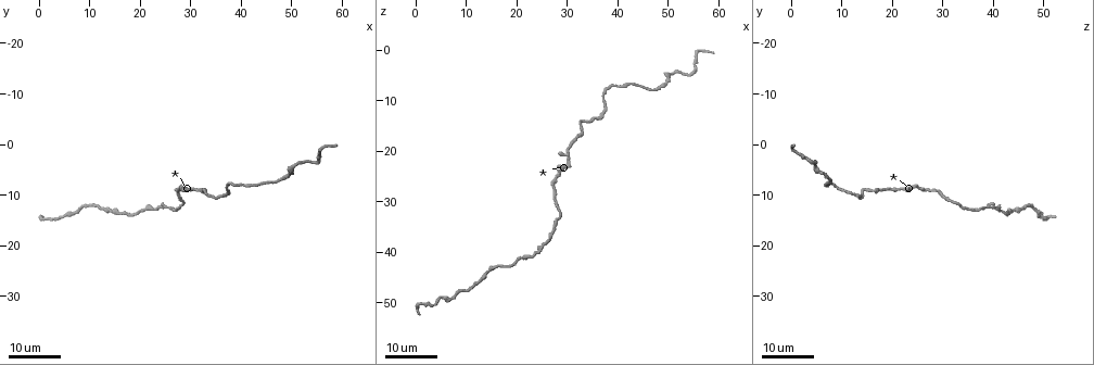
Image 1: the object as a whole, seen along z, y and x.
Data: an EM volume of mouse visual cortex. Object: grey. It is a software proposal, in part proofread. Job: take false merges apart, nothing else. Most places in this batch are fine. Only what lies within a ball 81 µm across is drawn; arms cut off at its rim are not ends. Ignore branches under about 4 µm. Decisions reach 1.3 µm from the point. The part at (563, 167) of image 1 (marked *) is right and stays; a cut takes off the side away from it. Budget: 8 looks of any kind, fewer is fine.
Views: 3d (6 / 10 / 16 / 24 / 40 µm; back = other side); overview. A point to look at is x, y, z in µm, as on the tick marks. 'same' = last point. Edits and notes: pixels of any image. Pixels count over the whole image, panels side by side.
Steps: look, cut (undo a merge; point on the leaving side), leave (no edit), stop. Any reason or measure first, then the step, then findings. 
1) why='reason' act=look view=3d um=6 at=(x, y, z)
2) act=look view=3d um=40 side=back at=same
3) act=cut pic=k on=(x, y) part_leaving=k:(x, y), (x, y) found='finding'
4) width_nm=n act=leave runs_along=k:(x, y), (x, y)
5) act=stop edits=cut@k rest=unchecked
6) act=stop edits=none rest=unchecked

why='sudden change in width' act=look view=3d um=24 at=(33.0, 9.0, 15.5)

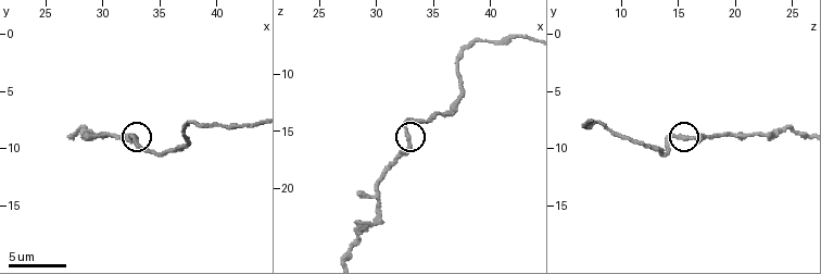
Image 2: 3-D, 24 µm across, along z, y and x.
why='zoom in' act=look view=3d um=10 at=(32.8, 9.0, 16.0)

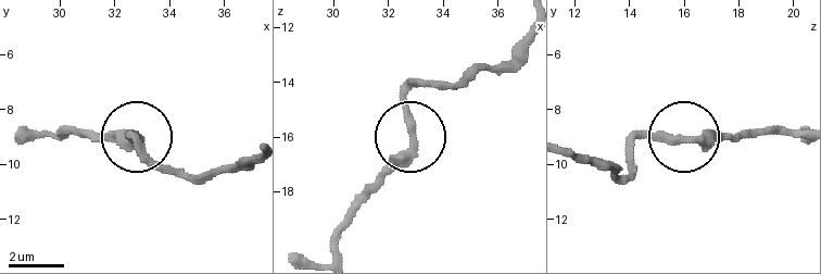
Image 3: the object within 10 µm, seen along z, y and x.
act=leave runs_along=3:(336, 252), (348, 210), (411, 140), (413, 79) found='one cell here'

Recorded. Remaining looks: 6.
why='calibre changes' act=look view=3d um=16 at=(47.0, 7.5, 7.5)

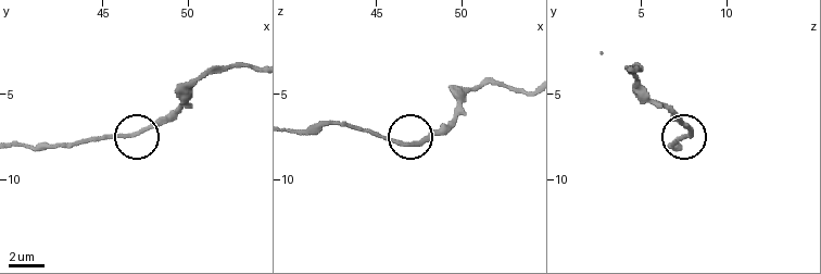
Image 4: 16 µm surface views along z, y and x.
act=look view=3d um=10 at=(47.2, 7.2, 8.0)

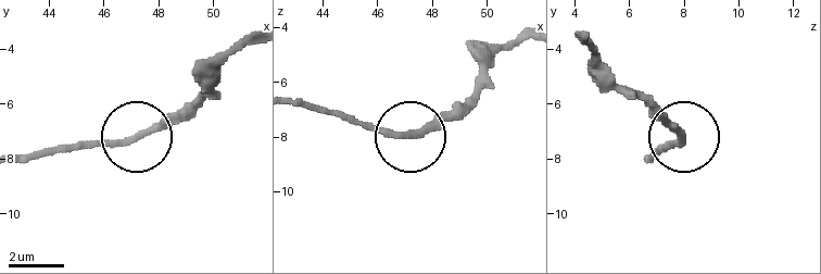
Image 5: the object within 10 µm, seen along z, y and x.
act=leave runs_along=5:(19, 157), (159, 131), (198, 96) found='all the same cell'

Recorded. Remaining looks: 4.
why='thick turns thin' act=look view=3d um=16 at=(5.0, 14.0, 49.0)

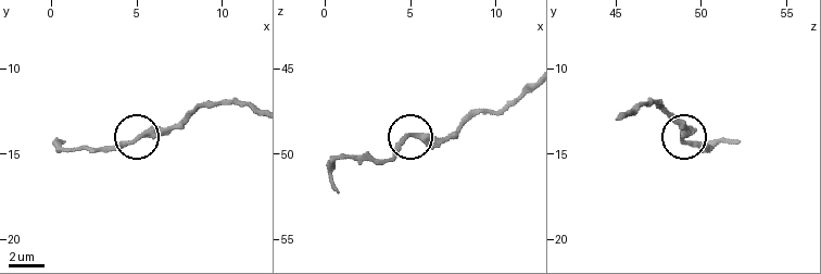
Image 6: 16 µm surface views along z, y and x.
act=look view=3d um=10 at=(5.3, 14.0, 49.0)

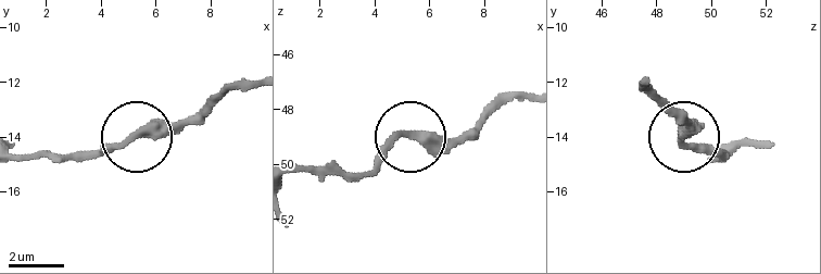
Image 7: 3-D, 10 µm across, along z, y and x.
act=leave runs_along=7:(528, 91), (507, 94), (457, 136), (402, 136), (355, 181) found='all the same cell'

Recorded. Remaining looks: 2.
why='calibre changes' act=look view=3d um=24 at=(28.0, 11.5, 33.0)

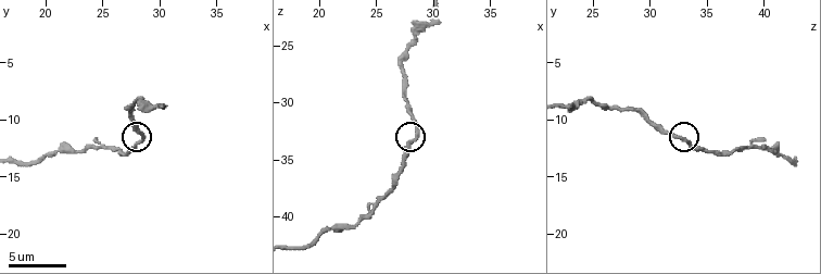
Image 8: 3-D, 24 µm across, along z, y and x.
act=look view=3d um=6 at=(28.2, 12.0, 33.2)

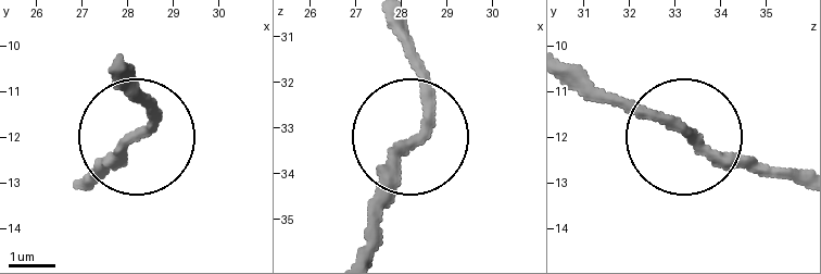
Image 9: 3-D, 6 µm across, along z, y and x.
act=leave found='continuous, no second cell'

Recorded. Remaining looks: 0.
act=stop edits=none rest=unchecked

